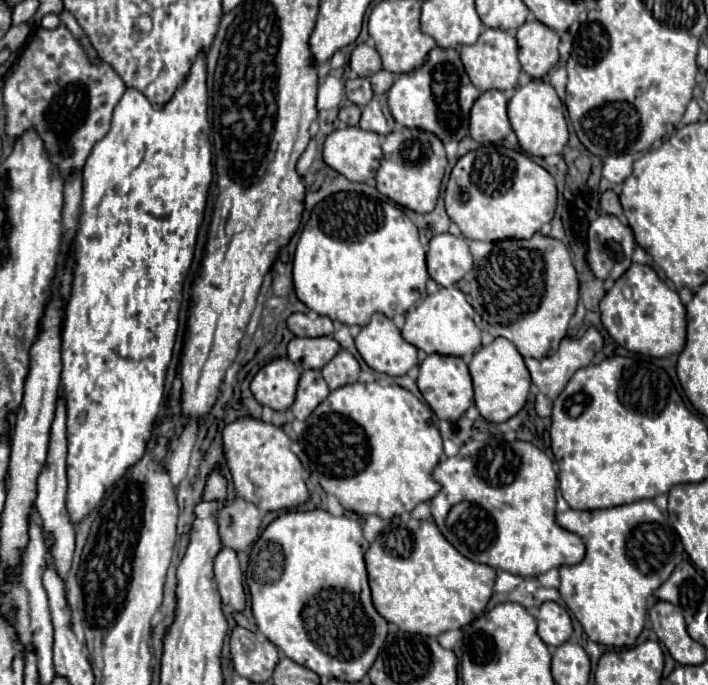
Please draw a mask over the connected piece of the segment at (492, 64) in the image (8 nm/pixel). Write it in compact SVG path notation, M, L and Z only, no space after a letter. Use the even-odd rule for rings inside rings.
M485 29L485 33L481 33L475 45L465 45L459 49L459 53L461 53L461 61L465 65L465 71L471 83L479 91L489 91L489 89L505 91L505 89L517 87L521 65L517 61L517 43L511 33L503 29Z

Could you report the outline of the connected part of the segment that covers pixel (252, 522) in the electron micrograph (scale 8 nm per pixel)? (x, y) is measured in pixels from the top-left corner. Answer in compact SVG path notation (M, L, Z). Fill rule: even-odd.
M237 497L219 511L217 519L223 545L239 553L251 549L251 545L257 541L263 515L253 503Z

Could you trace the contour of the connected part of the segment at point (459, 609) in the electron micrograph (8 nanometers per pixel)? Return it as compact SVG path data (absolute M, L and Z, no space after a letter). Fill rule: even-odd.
M405 515L401 517L395 533L397 533L397 545L393 549L387 547L387 537L379 535L377 541L371 543L369 551L365 553L371 597L381 617L385 617L389 623L395 623L401 631L437 637L445 631L465 627L487 607L497 577L493 567L463 557L431 521L417 521Z

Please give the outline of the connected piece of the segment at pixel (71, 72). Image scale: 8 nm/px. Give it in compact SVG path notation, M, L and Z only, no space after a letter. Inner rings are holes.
M65 25L47 31L47 29L35 29L33 35L27 39L27 43L19 51L19 65L15 73L5 81L3 87L3 101L5 101L5 115L7 115L7 133L17 139L25 129L35 127L45 141L45 149L51 157L51 161L59 167L59 173L63 179L69 177L71 169L83 169L93 145L105 137L111 125L111 115L115 105L119 103L121 95L125 93L125 83L115 73L115 69L107 63L93 65L89 63L85 49L81 43L69 33Z

